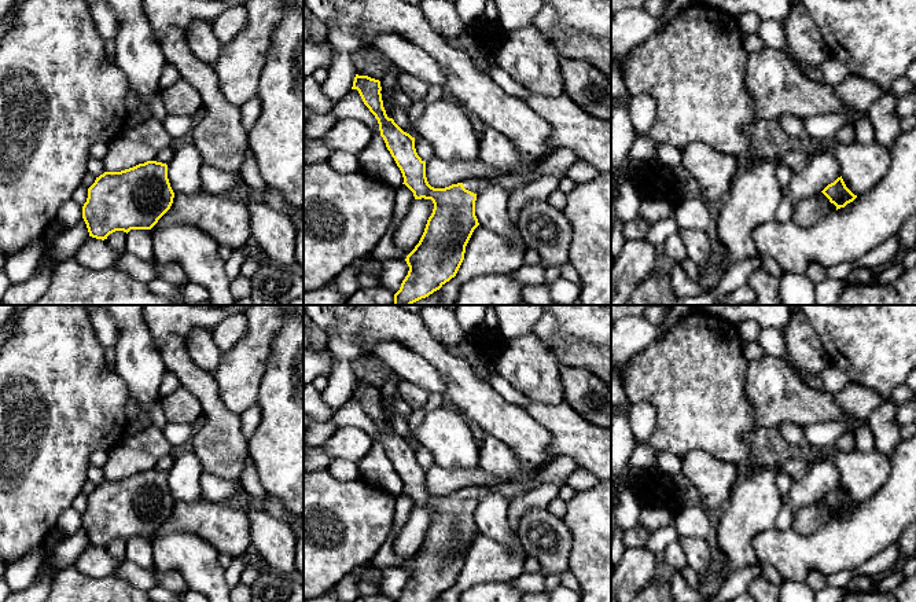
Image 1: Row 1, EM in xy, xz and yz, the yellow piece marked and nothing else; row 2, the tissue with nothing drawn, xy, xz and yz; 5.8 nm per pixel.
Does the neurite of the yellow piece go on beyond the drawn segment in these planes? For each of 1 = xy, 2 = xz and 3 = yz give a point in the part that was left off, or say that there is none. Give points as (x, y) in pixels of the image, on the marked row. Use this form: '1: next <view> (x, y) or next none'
1: next none
2: next xz (559, 160)
3: next none

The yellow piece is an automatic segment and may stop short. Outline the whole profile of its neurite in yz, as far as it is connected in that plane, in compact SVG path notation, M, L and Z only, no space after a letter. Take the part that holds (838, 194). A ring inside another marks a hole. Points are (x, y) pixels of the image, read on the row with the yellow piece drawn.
M842 176L828 184L821 192L836 206L836 210L845 208L857 198L857 195L846 187Z

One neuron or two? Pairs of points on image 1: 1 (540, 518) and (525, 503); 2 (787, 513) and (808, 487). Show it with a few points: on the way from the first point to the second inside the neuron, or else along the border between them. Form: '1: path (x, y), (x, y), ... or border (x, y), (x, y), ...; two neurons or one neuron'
1: border (545, 507), (529, 509), (521, 520), (518, 533); two neurons
2: path (790, 506), (802, 494); one neuron

